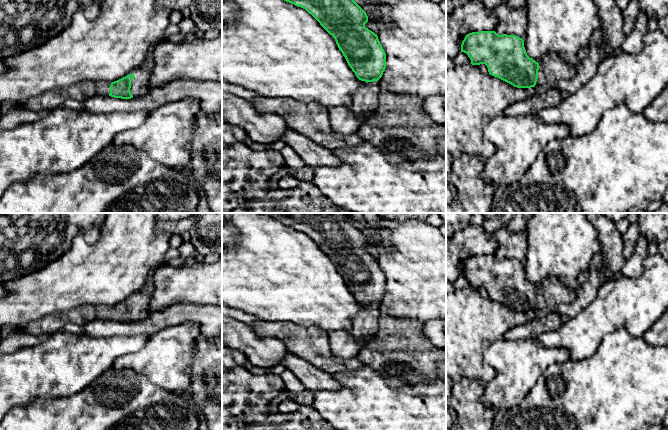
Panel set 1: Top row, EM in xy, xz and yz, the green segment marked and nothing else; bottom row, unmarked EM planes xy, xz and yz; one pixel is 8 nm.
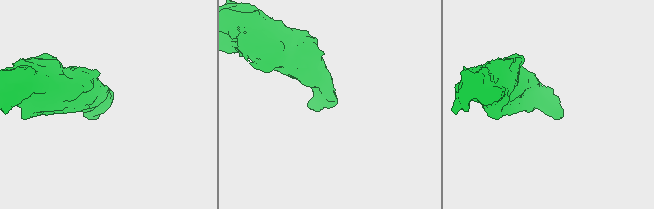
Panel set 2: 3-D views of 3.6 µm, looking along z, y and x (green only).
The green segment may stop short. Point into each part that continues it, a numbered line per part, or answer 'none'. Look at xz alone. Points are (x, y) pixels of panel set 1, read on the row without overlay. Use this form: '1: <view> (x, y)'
1: xz (344, 344)

